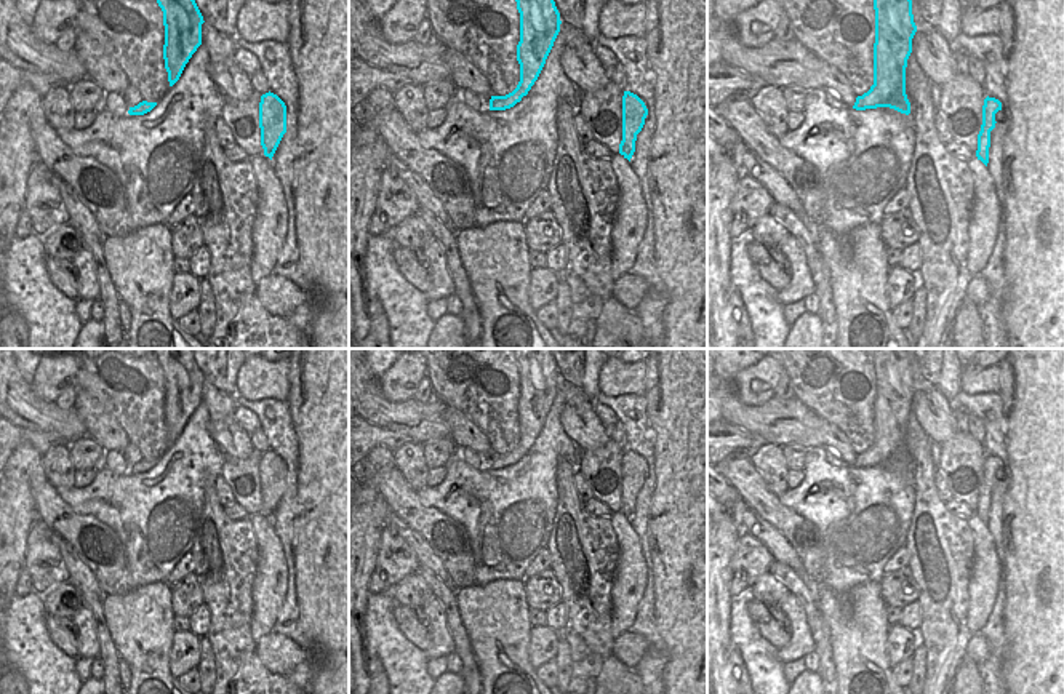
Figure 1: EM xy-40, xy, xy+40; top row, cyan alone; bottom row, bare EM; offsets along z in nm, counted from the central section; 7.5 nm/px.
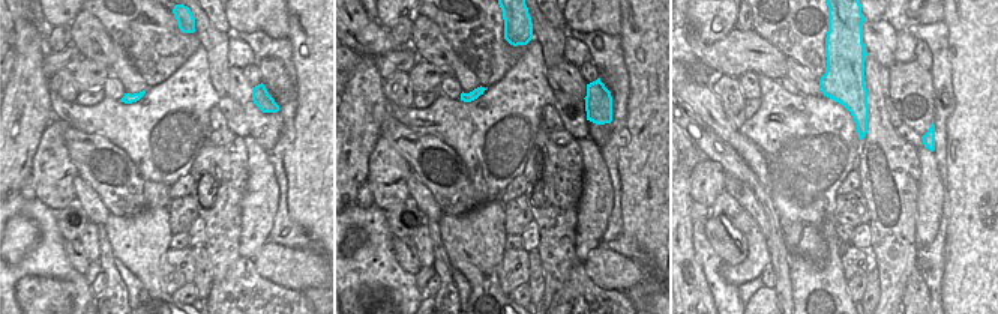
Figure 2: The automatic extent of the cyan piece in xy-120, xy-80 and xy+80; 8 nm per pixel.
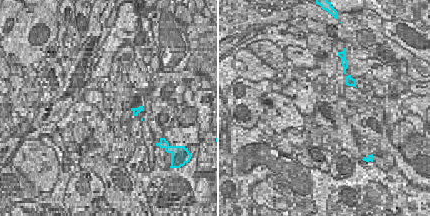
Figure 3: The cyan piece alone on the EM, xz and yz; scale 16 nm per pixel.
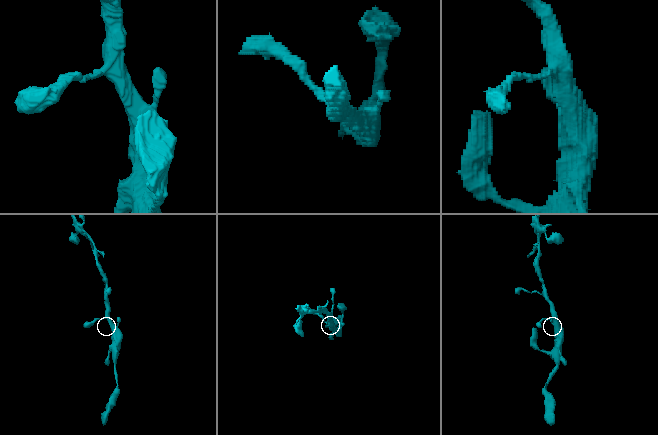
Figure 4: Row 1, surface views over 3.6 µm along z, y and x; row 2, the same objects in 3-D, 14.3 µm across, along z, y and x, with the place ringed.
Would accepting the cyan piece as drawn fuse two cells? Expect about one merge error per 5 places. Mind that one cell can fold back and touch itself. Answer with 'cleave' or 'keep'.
keep

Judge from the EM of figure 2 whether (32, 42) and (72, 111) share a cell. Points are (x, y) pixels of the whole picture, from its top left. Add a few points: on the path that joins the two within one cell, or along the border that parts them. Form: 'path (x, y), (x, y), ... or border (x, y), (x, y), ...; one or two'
border (48, 90), (54, 116); two

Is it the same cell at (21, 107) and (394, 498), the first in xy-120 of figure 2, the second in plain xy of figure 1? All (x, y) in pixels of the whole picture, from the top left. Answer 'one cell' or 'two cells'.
two cells

